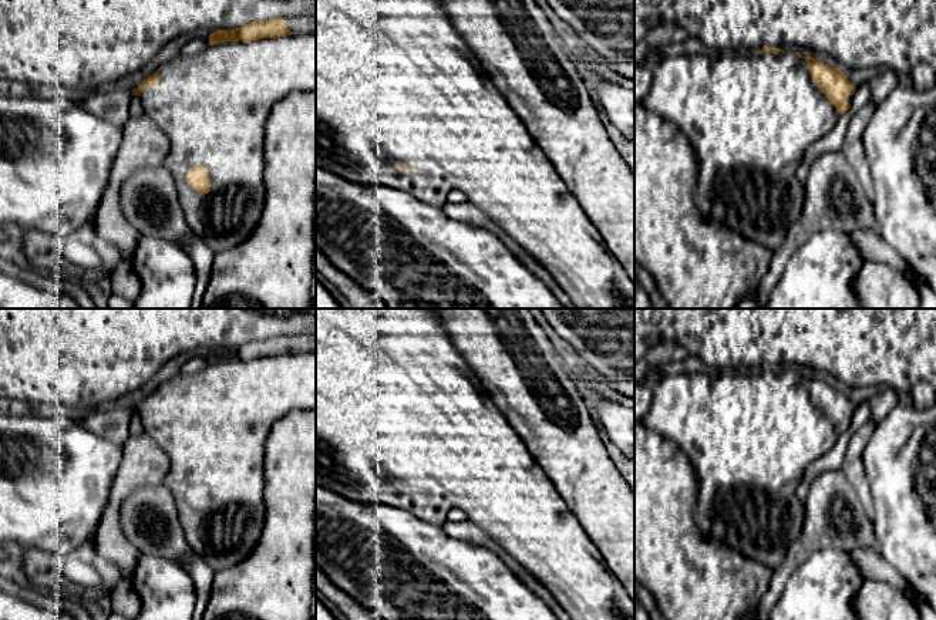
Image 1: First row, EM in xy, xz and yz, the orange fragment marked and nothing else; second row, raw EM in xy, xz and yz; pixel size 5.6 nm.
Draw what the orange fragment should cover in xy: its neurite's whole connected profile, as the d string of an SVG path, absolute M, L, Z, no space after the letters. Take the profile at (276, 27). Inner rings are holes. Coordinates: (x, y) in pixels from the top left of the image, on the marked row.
M282 17L252 21L236 30L216 30L209 44L198 54L179 53L137 88L131 90L171 142L164 166L175 179L179 205L191 230L213 253L243 243L263 210L265 203L265 124L270 108L286 94L316 90L316 34L293 34Z

